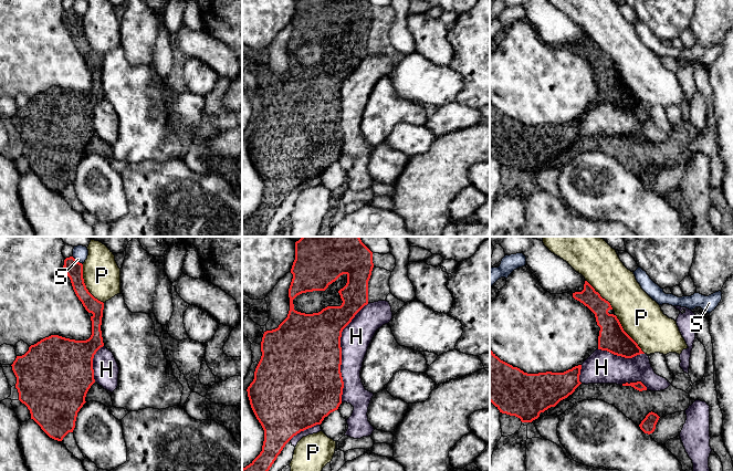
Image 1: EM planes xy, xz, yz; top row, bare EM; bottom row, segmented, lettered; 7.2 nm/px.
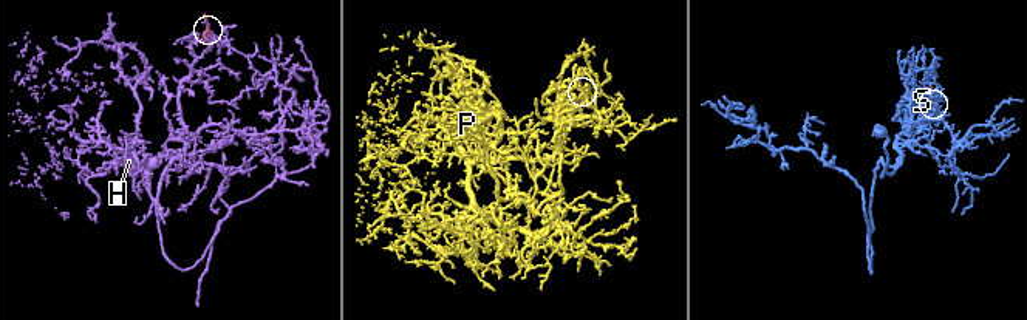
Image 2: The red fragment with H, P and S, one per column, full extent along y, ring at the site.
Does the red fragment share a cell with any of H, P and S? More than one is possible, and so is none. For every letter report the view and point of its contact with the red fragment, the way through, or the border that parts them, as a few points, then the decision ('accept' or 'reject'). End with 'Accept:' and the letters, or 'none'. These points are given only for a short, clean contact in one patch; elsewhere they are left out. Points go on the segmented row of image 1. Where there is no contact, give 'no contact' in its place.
H: meets red in xz at (341, 352); accept
P: meets red in xy at (85, 285); reject
S: meets red in xy at (76, 261); reject
Accept: H

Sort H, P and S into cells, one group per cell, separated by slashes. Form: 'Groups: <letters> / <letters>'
Groups: H / P / S

